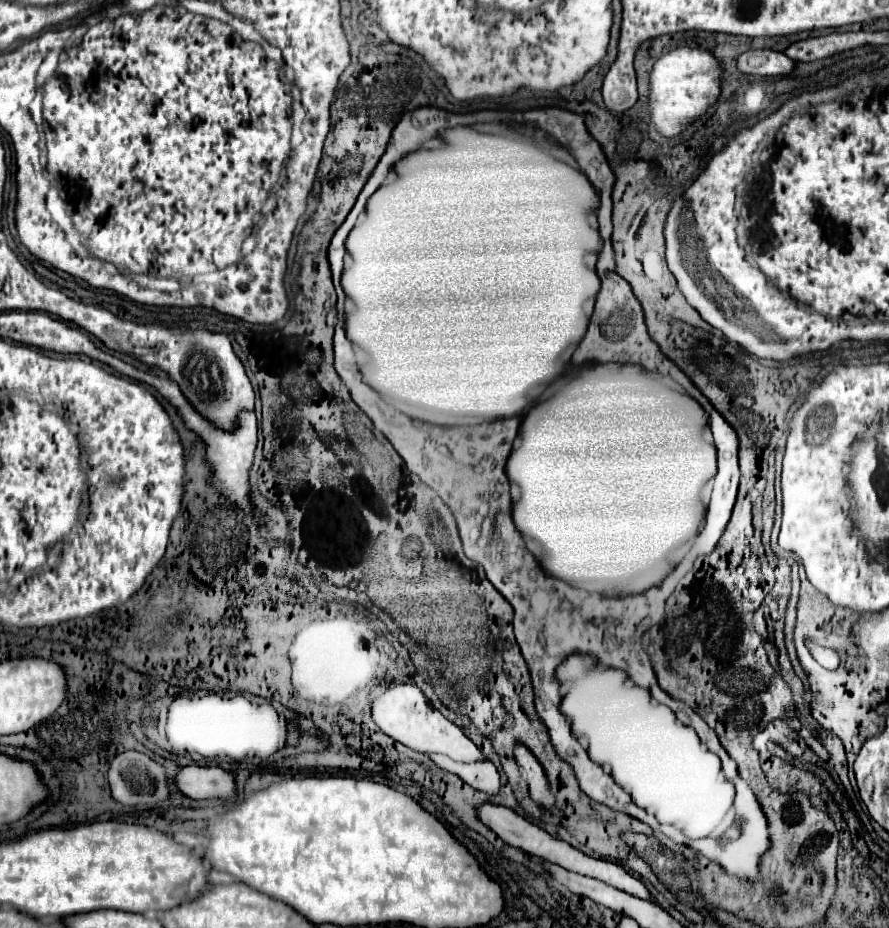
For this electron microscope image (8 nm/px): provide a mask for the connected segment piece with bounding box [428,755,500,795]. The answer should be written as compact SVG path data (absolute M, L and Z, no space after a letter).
M428 755L430 761L434 761L444 771L450 771L464 779L468 785L472 785L478 791L484 791L488 795L494 795L500 791L500 775L490 761L482 763L458 763L446 755Z

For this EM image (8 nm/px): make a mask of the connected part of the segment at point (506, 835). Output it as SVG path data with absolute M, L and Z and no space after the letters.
M480 803L480 805L476 807L476 815L478 815L478 819L480 819L486 827L490 827L490 829L492 829L506 845L510 845L510 847L518 847L518 849L522 849L522 851L526 851L526 853L530 853L530 855L538 855L538 857L542 857L542 859L548 859L548 861L552 861L552 863L556 863L556 865L560 865L560 867L564 867L564 869L568 869L568 871L574 871L574 873L580 873L580 875L588 875L588 877L600 879L600 881L604 881L604 883L608 883L608 885L612 885L612 887L618 887L618 889L622 889L622 891L626 891L626 893L630 893L630 895L636 895L636 897L654 901L654 899L650 897L650 893L646 891L646 887L642 885L642 881L640 881L640 879L634 879L634 877L632 877L630 873L626 873L620 865L584 855L582 851L570 847L568 843L554 839L552 835L548 835L546 831L542 831L538 825L532 825L530 821L522 819L522 817L520 817L518 813L514 813L512 809L506 809L506 807L496 805L496 803Z

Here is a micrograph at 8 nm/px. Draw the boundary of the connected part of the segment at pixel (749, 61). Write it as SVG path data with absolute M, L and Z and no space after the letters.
M752 49L738 57L738 69L748 75L762 75L762 77L784 77L794 73L796 63L790 61L788 55L768 49Z

